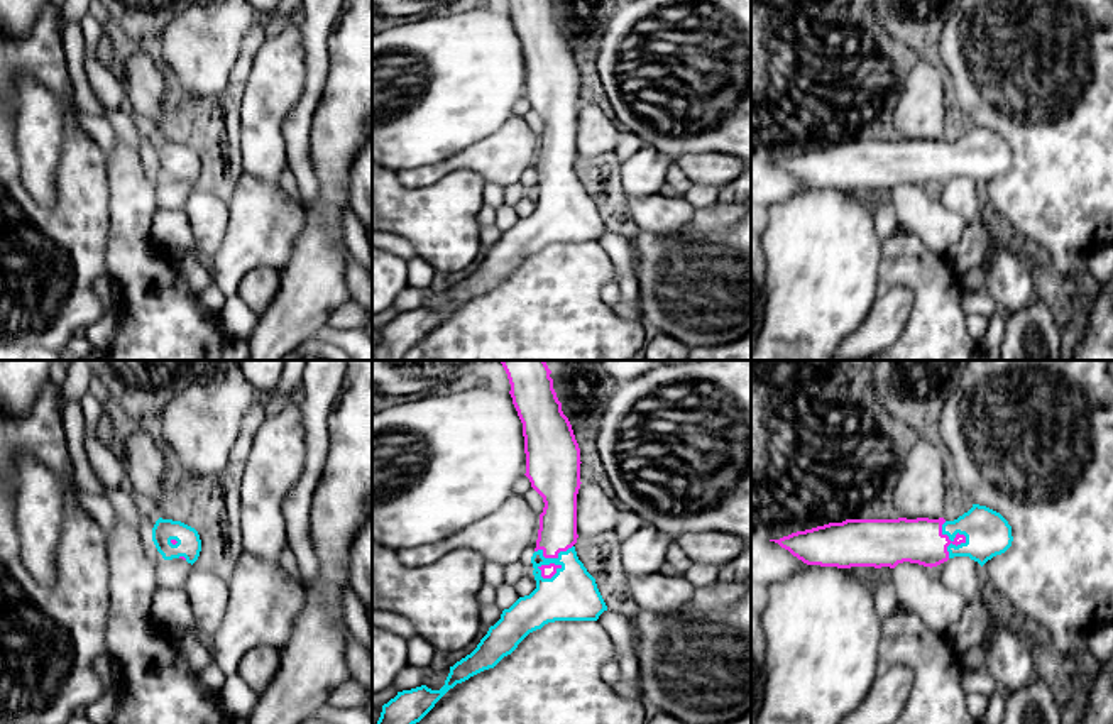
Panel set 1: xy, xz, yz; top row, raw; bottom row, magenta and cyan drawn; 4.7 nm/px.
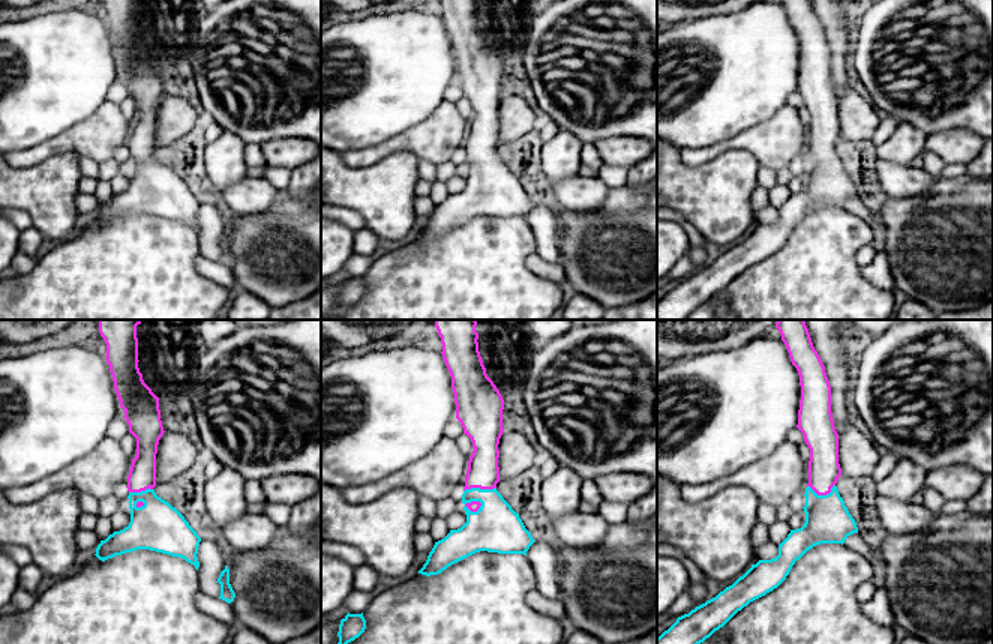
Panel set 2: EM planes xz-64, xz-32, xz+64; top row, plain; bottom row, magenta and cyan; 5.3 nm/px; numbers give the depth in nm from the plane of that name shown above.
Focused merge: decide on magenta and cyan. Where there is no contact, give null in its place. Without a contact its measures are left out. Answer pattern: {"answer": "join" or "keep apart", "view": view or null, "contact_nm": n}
{"answer": "join", "view": "yz", "contact_nm": 180}

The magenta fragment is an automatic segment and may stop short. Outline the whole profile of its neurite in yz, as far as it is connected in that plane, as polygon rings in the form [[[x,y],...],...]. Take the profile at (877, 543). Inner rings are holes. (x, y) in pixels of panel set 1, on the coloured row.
[[[973,504],[954,521],[846,519],[770,541],[807,565],[895,568],[910,562],[932,568],[954,557],[969,557],[983,567],[1005,553],[1013,536],[1012,526],[1000,513]]]

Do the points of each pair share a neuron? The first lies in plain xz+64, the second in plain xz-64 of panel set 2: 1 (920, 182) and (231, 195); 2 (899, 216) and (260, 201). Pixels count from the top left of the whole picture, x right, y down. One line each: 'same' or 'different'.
1: same
2: different

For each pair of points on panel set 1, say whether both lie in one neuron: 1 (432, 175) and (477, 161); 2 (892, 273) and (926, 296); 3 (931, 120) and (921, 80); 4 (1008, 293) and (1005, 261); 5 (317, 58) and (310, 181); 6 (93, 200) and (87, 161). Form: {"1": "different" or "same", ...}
{"1": "same", "2": "same", "3": "same", "4": "same", "5": "same", "6": "same"}

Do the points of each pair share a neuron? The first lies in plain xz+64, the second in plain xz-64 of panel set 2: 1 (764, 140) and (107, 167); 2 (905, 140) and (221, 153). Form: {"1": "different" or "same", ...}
{"1": "different", "2": "same"}

